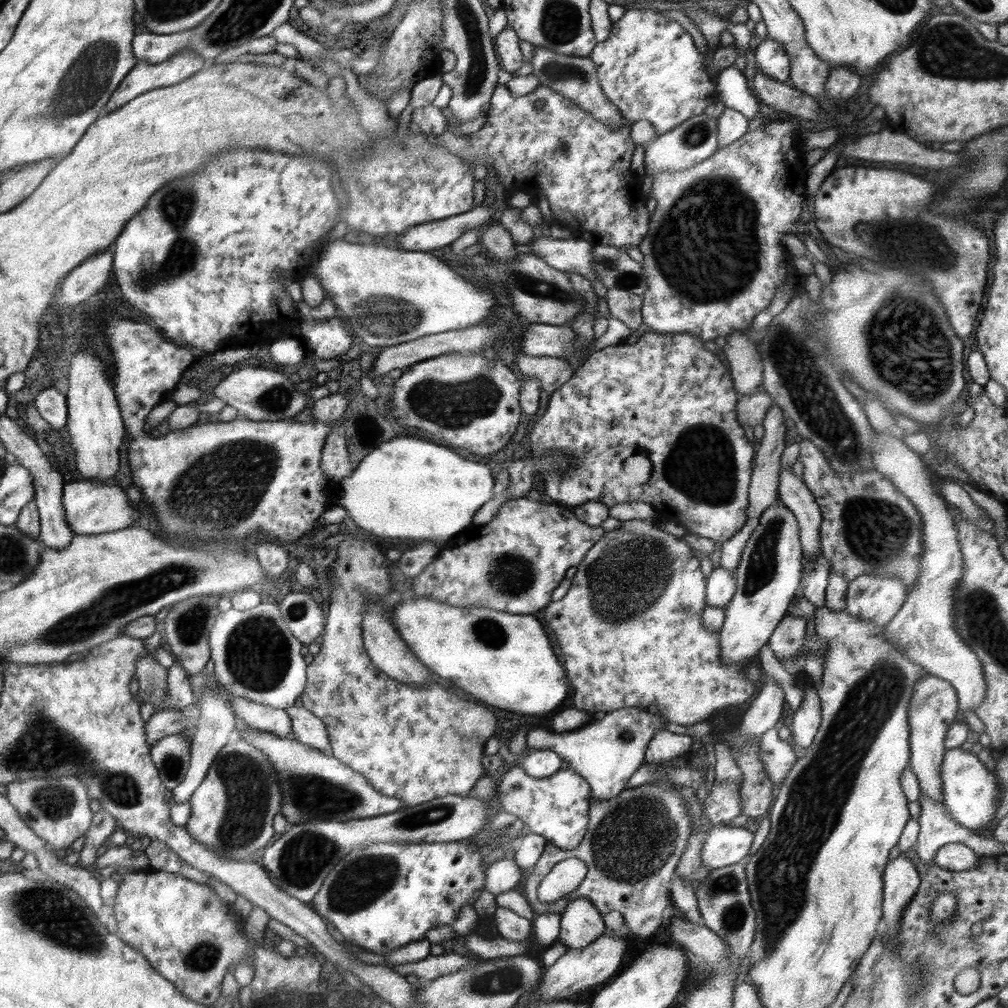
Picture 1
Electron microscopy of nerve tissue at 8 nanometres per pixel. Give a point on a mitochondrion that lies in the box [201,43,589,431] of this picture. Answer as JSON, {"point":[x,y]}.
{"point":[383,317]}

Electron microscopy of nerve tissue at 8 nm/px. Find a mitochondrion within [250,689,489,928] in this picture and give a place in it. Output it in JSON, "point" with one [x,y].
{"point":[368,879]}

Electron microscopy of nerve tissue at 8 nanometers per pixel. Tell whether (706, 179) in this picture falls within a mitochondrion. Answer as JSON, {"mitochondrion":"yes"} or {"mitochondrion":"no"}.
{"mitochondrion":"yes"}

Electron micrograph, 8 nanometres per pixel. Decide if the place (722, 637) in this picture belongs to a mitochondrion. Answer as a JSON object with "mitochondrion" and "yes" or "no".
{"mitochondrion":"no"}

